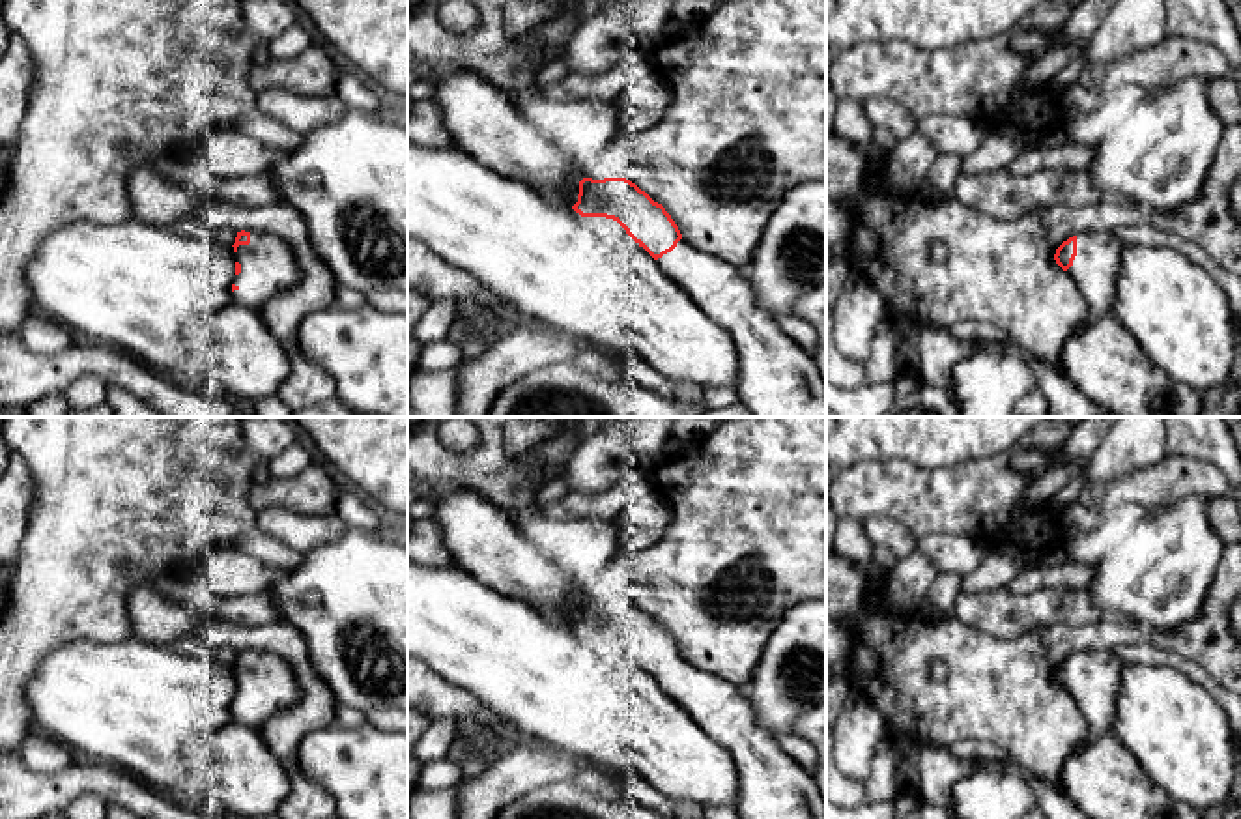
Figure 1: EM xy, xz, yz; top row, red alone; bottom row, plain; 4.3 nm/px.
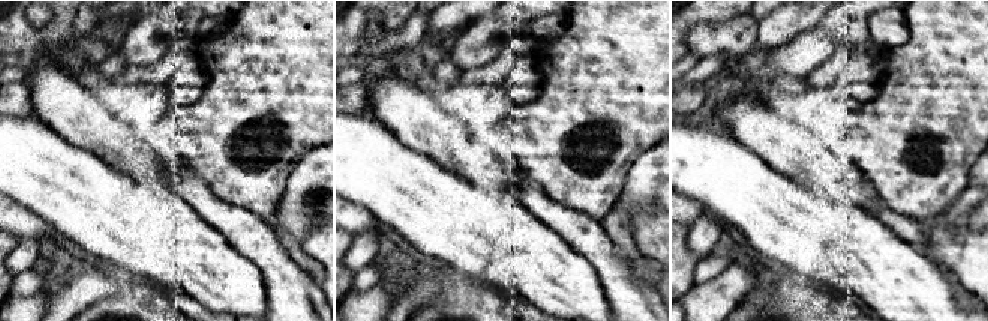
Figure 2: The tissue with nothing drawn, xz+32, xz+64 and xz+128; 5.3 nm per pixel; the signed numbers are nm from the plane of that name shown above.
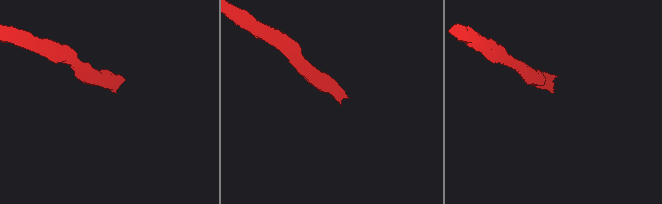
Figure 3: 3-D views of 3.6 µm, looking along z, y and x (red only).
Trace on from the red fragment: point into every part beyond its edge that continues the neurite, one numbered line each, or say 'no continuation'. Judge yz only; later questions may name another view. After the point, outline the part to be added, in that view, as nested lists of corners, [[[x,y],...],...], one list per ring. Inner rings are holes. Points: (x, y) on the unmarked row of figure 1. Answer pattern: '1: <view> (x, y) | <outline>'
1: yz (1096, 687) | [[[1112,651],[1077,653],[1077,675],[1067,692],[1091,726],[1093,737],[1112,731],[1123,668]]]

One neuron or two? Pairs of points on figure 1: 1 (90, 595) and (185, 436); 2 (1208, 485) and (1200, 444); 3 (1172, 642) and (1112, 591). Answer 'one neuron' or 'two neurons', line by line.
1: one neuron
2: two neurons
3: two neurons

